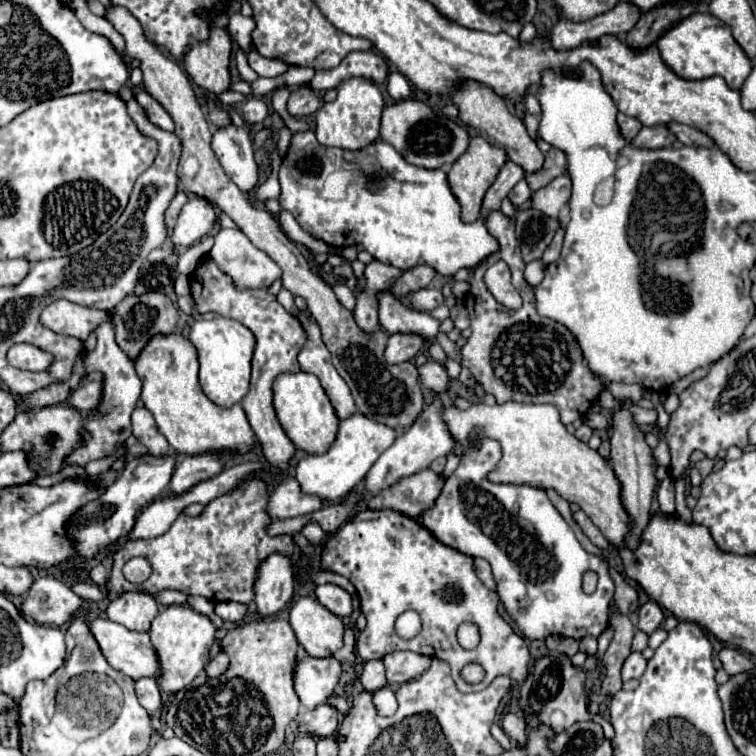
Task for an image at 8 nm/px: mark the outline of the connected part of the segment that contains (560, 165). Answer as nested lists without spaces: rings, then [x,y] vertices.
[[[538,140],[538,148],[542,150],[542,154],[544,154],[546,160],[544,160],[542,170],[538,170],[536,174],[528,174],[526,176],[526,180],[528,180],[528,184],[530,184],[532,190],[538,190],[538,188],[546,186],[548,182],[552,182],[554,178],[558,178],[566,170],[566,154],[562,150],[550,146],[544,140]]]

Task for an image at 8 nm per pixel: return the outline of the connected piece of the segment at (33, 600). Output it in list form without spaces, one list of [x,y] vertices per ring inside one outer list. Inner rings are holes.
[[[46,576],[36,582],[44,584],[34,584],[32,590],[28,592],[22,604],[22,614],[26,618],[36,620],[38,624],[62,626],[80,610],[82,598],[74,594],[74,590],[62,580]]]

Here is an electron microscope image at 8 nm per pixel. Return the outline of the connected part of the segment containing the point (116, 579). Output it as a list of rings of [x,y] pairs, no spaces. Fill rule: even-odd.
[[[260,478],[244,480],[238,488],[232,492],[212,500],[206,504],[206,510],[202,516],[192,518],[186,514],[180,514],[172,526],[150,540],[144,542],[126,542],[120,552],[114,554],[114,566],[110,572],[110,580],[106,584],[106,590],[110,596],[118,596],[128,590],[146,590],[150,594],[156,594],[160,590],[178,590],[184,594],[198,594],[212,602],[242,602],[248,604],[254,600],[254,582],[258,576],[258,566],[268,558],[268,554],[284,554],[292,556],[294,542],[292,536],[276,536],[270,538],[266,534],[266,524],[270,522],[266,514],[266,482]],[[142,556],[150,562],[152,574],[144,584],[130,584],[122,576],[122,566],[130,560]]]

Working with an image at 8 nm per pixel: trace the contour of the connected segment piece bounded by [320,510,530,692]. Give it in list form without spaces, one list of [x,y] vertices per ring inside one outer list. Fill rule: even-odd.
[[[362,510],[356,516],[352,516],[344,526],[338,528],[336,534],[332,534],[326,540],[326,546],[322,550],[322,570],[330,570],[336,574],[346,576],[358,590],[360,602],[362,602],[362,614],[366,616],[368,624],[366,628],[356,636],[356,654],[366,662],[366,660],[380,660],[390,652],[396,650],[412,650],[430,658],[440,658],[446,660],[452,668],[452,678],[462,692],[480,692],[484,690],[496,676],[508,674],[516,684],[522,684],[528,676],[528,660],[530,652],[522,636],[518,636],[508,622],[498,614],[498,596],[494,590],[488,590],[476,576],[472,568],[472,558],[444,546],[438,542],[424,526],[414,522],[412,518],[394,512],[394,510]],[[414,610],[420,614],[422,620],[422,632],[414,636],[412,640],[402,640],[396,630],[394,622],[396,618],[406,612]],[[462,622],[474,622],[480,632],[480,644],[474,650],[464,650],[458,640],[456,640],[456,630]],[[466,664],[480,664],[484,668],[484,678],[478,684],[466,684],[460,676],[460,670]]]

